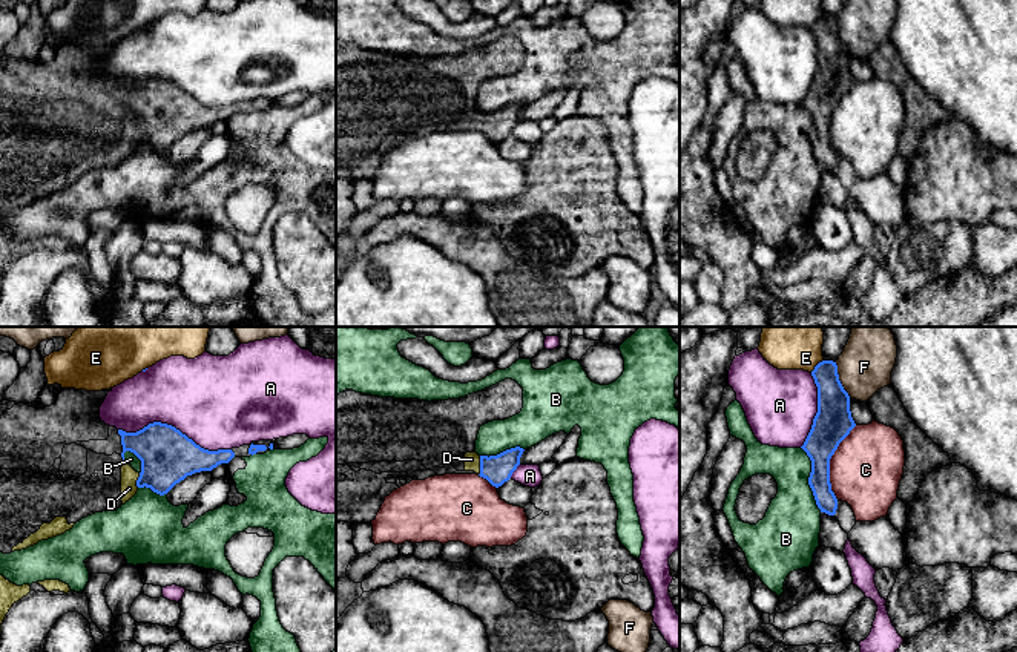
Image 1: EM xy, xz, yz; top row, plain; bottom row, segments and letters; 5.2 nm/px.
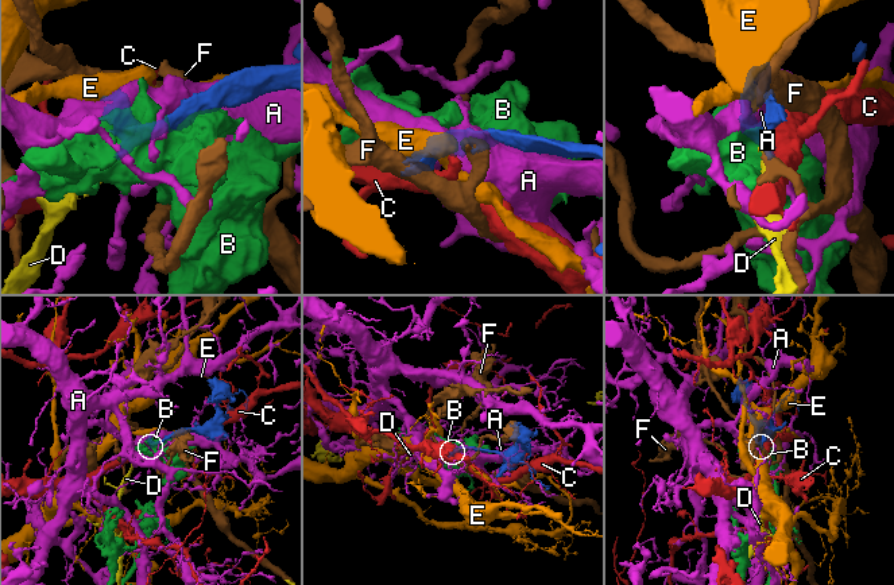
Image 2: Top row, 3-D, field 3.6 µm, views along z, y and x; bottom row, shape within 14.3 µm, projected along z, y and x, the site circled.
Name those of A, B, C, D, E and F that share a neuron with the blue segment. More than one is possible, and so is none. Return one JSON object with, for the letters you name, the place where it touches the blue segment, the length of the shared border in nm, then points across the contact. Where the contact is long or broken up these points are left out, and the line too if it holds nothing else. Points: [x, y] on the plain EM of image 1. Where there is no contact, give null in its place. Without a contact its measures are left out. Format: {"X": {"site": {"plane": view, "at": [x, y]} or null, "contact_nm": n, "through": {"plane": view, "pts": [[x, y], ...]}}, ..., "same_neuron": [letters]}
{"D": {"site": {"plane": "xz", "at": [480, 121]}, "contact_nm": 100, "through": {"plane": "xz", "pts": [[497, 126], [480, 121], [471, 115]]}}, "same_neuron": ["D"]}

